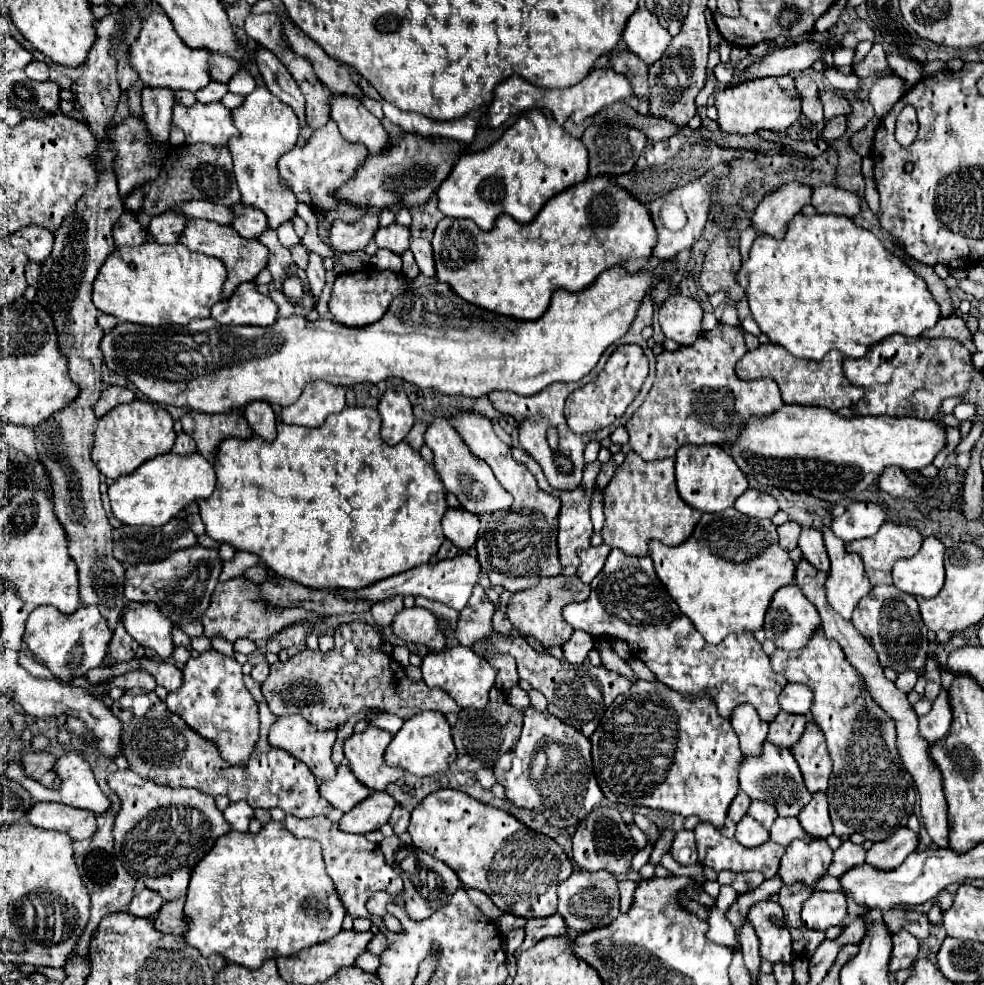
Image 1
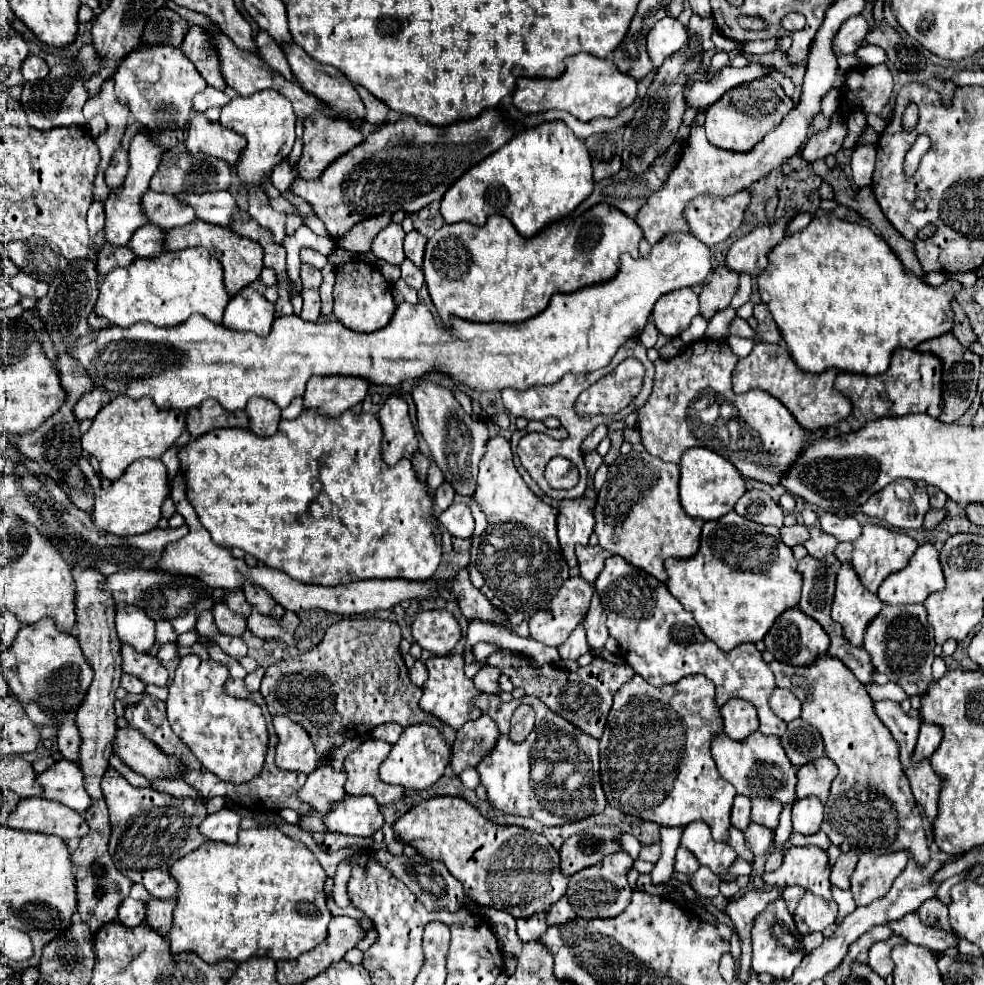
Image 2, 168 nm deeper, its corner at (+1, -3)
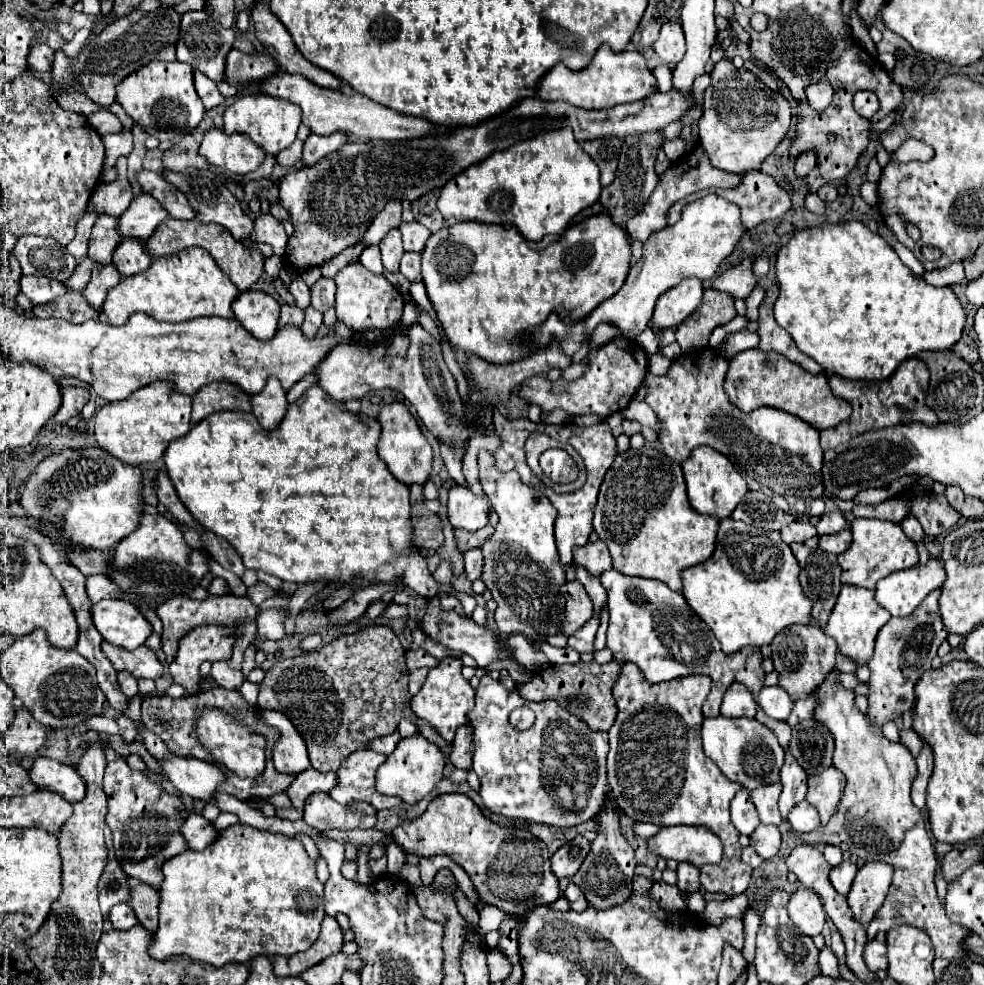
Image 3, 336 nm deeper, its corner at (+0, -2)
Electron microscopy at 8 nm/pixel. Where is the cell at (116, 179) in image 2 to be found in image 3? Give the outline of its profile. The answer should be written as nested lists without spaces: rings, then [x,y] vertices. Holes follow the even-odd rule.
[[[125,156],[117,158],[115,170],[117,170],[117,178],[97,188],[91,196],[91,208],[95,208],[99,214],[121,216],[133,200],[133,190],[127,178],[127,158]]]

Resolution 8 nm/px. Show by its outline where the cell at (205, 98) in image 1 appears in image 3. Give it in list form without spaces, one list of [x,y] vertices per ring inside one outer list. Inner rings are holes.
[[[195,70],[195,90],[197,90],[197,94],[199,94],[205,110],[221,108],[227,102],[227,98],[219,92],[217,84],[211,82],[207,76],[199,74],[199,70]]]

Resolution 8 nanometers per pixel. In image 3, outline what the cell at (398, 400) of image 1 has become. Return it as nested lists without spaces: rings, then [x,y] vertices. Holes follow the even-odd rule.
[[[391,402],[387,406],[383,406],[383,410],[379,412],[379,424],[381,424],[381,438],[377,444],[379,450],[379,458],[387,464],[389,472],[399,480],[399,482],[427,482],[429,480],[429,472],[431,472],[431,446],[425,440],[417,420],[411,416],[409,408],[403,402]]]

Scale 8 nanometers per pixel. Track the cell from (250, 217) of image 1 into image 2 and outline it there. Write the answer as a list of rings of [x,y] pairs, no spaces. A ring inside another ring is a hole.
[[[184,191],[182,195],[176,195],[176,199],[182,201],[184,205],[190,205],[198,219],[222,227],[226,227],[232,221],[234,211],[238,211],[238,205],[228,191],[202,193],[202,195]]]

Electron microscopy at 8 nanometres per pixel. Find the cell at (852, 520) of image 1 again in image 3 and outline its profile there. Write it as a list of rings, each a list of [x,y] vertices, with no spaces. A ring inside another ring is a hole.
[[[833,510],[833,512],[825,512],[819,522],[817,522],[817,532],[819,536],[825,536],[825,534],[837,534],[841,530],[847,528],[847,518],[843,512],[839,510]]]

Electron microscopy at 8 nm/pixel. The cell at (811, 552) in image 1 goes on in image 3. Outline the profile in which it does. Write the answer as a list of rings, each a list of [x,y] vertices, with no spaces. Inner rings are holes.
[[[843,530],[843,534],[831,534],[831,536],[819,536],[819,548],[831,554],[841,554],[851,544],[851,530]]]

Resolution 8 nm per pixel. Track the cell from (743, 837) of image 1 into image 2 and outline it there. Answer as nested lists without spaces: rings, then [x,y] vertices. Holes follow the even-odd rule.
[[[750,823],[748,829],[744,831],[744,837],[746,837],[746,845],[748,849],[754,853],[754,855],[766,855],[772,841],[774,841],[774,831],[772,829],[766,829],[758,823]]]

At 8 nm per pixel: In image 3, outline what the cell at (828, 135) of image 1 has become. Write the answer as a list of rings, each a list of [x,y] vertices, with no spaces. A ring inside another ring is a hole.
[[[803,152],[801,156],[797,156],[795,172],[797,176],[807,176],[815,166],[817,166],[817,156],[813,152]]]

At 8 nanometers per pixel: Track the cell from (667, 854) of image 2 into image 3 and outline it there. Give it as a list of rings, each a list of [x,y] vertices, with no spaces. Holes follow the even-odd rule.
[[[639,822],[639,824],[635,826],[635,834],[639,834],[639,836],[645,838],[645,840],[653,838],[659,830],[661,830],[661,826],[657,826],[657,824],[643,824],[643,822]]]

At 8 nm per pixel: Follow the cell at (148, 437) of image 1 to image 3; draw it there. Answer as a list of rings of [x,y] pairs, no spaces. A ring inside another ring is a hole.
[[[155,382],[135,390],[131,398],[109,402],[93,416],[93,434],[97,446],[121,460],[123,464],[145,464],[159,460],[169,442],[185,436],[191,430],[191,398],[175,394],[165,382]]]

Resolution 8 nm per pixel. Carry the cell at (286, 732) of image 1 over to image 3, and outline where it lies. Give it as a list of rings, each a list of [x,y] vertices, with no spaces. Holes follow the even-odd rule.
[[[261,710],[261,716],[267,724],[275,726],[281,732],[281,740],[273,748],[275,768],[281,774],[295,774],[295,776],[307,770],[311,766],[307,746],[301,734],[295,730],[295,726],[291,726],[291,720],[275,710]]]

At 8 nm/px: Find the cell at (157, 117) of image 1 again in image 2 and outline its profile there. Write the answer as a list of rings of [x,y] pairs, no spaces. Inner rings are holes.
[[[140,131],[136,133],[136,137],[132,139],[132,145],[130,145],[130,171],[128,171],[128,177],[122,185],[122,189],[116,189],[116,191],[110,191],[108,199],[104,201],[104,213],[106,213],[106,221],[104,221],[104,235],[106,235],[106,243],[114,245],[114,247],[124,247],[132,233],[146,225],[146,215],[142,213],[142,207],[140,207],[140,201],[142,201],[142,195],[148,191],[148,185],[150,185],[150,179],[152,175],[156,173],[158,165],[160,165],[160,157],[162,157],[162,149],[158,145],[152,143],[150,139],[150,133],[148,131]]]

